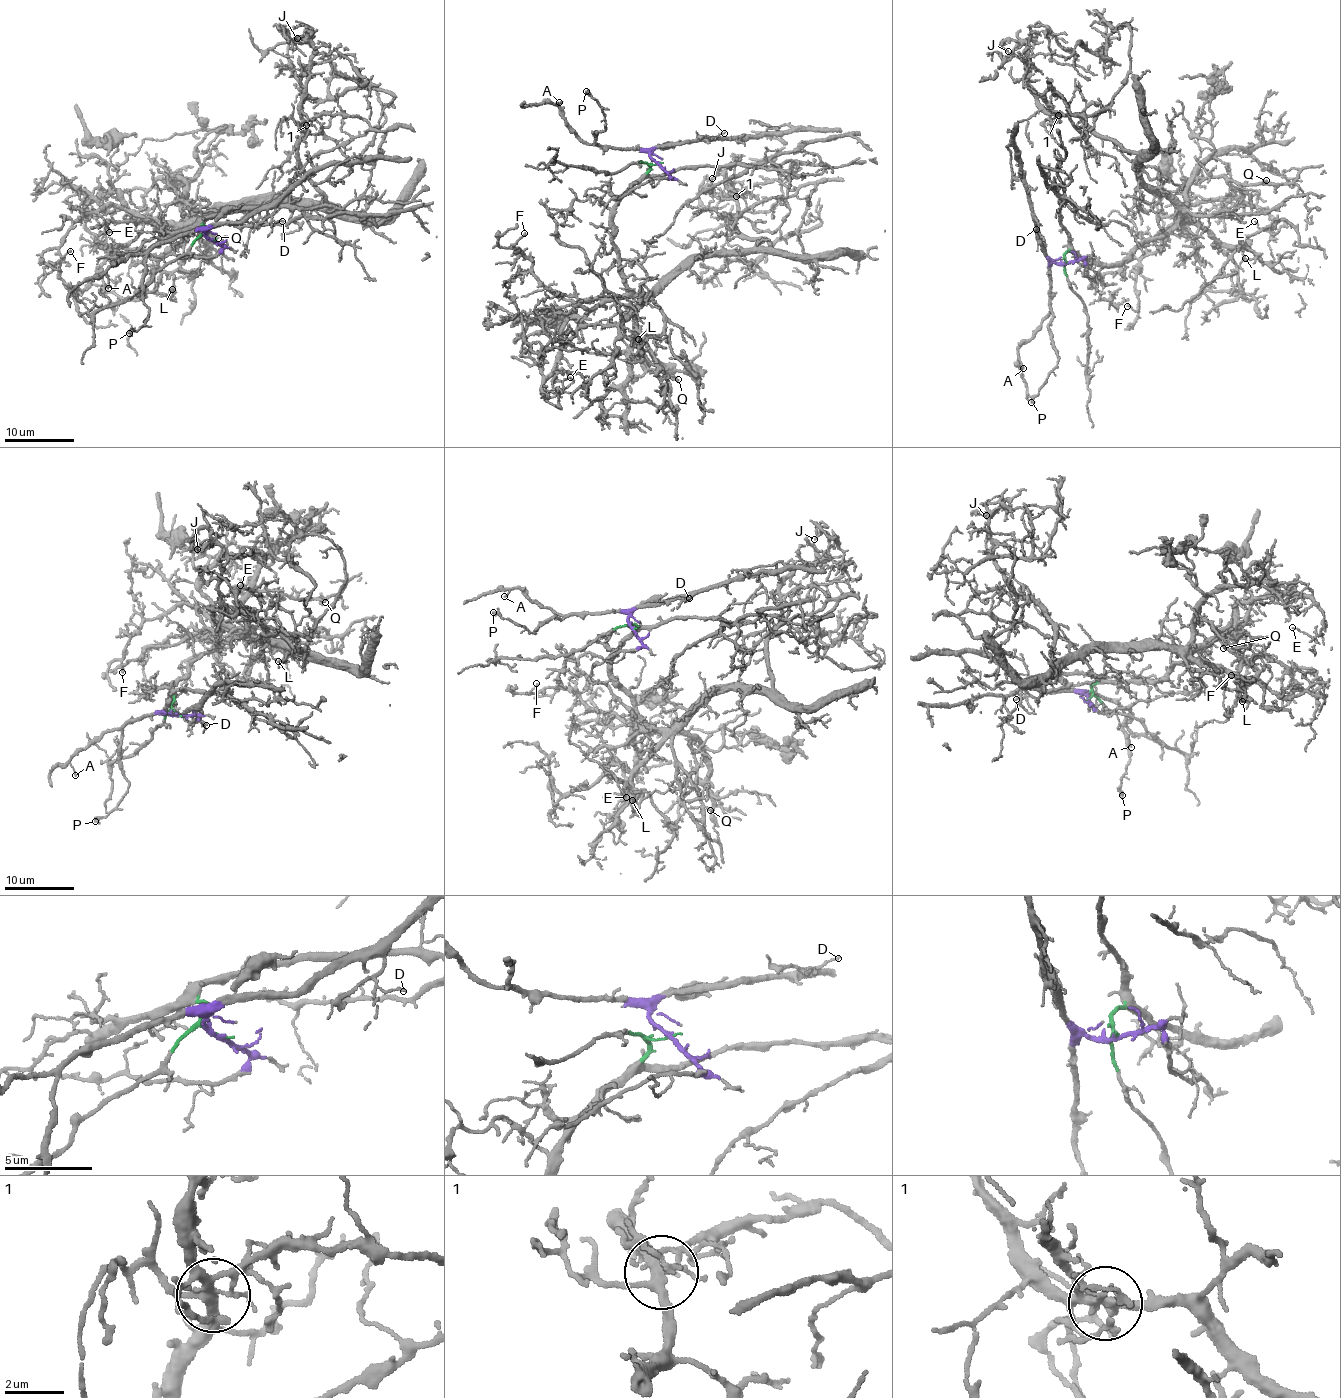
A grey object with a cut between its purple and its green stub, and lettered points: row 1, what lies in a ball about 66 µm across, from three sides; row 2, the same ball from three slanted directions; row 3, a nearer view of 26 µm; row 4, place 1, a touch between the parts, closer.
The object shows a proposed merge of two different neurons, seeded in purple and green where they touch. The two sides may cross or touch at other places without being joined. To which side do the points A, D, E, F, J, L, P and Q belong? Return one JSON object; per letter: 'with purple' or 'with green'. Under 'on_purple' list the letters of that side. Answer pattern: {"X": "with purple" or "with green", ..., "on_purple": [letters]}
{"A": "with purple", "D": "with purple", "E": "with green", "F": "with green", "J": "with green", "L": "with green", "P": "with purple", "Q": "with green", "on_purple": ["A", "D", "P"]}

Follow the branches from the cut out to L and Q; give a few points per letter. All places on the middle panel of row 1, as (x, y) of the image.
L: (658, 164), (649, 164), (616, 205), (612, 225), (618, 271), (640, 304), (620, 334), (638, 347), (638, 338)
Q: (658, 164), (616, 205), (612, 245), (639, 300), (633, 312), (646, 349), (679, 380)

